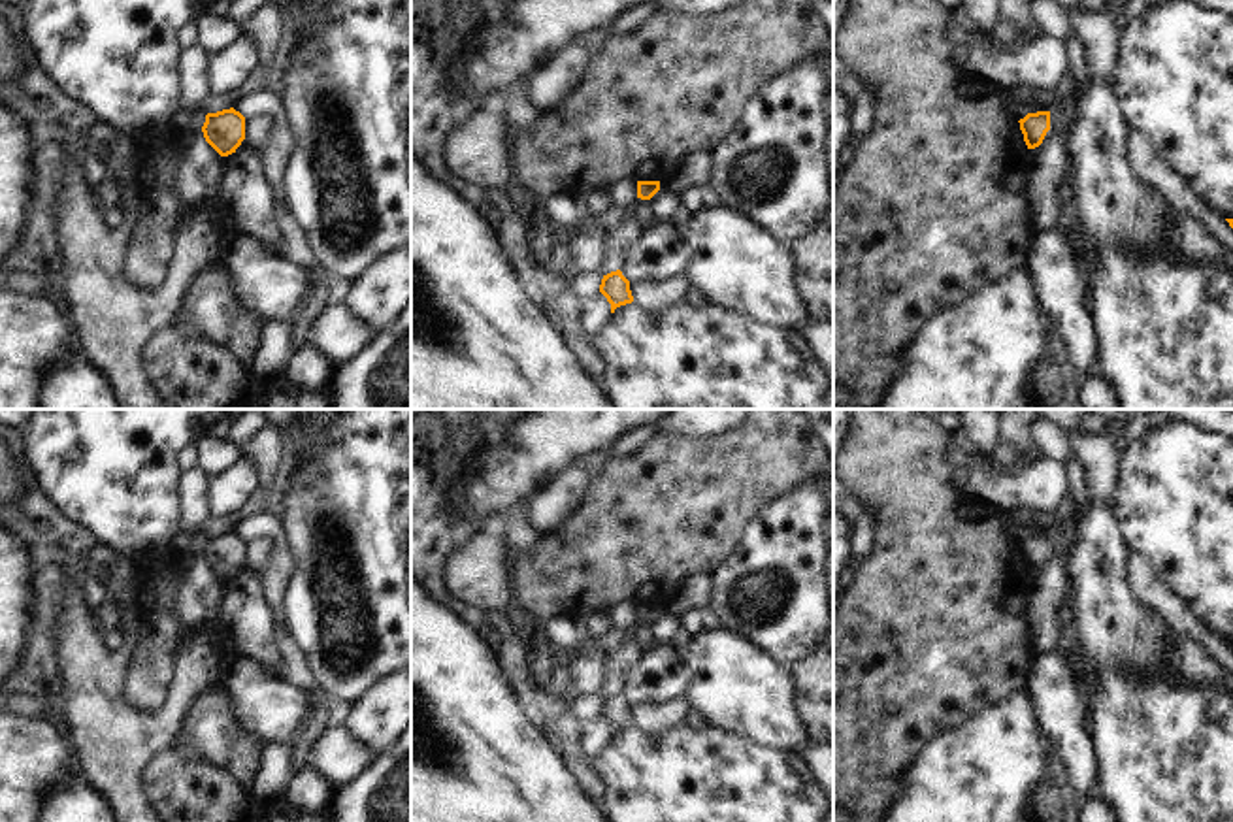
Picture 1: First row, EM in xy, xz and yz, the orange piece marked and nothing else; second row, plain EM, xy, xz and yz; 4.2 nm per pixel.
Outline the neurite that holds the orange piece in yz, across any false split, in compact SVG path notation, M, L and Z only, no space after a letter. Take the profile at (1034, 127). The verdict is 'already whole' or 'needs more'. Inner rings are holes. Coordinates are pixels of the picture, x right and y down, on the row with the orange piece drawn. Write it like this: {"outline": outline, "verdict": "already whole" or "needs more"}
{"outline": "M1050 111L1028 113L1018 123L1028 149L1035 149L1043 143L1046 132L1050 130Z", "verdict": "already whole"}

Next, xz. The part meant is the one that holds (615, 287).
{"outline": "M620 270L603 275L600 292L611 304L611 313L615 313L616 307L633 302L630 281L622 275Z", "verdict": "already whole"}

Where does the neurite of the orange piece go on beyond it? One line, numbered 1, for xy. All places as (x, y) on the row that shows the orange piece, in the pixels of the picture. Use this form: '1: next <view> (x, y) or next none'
1: next none

